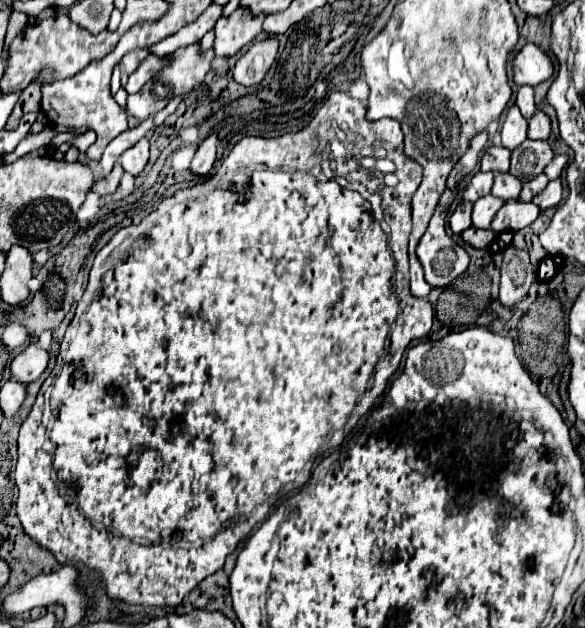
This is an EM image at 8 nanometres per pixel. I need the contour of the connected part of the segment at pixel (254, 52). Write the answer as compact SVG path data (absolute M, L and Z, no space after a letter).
M265 38L261 42L255 42L235 64L233 78L239 82L241 74L241 86L257 86L267 70L271 68L273 60L277 54L277 40L275 38Z

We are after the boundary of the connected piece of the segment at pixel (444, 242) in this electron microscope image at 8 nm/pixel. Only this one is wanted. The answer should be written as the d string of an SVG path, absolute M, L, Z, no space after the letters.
M437 206L425 234L417 244L417 258L425 270L425 280L433 288L449 286L469 266L469 254L445 232L447 208Z

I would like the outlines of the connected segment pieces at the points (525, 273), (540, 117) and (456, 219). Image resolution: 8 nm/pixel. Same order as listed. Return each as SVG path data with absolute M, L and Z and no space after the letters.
M513 244L503 252L501 264L501 284L499 284L499 300L503 306L515 306L523 300L535 280L535 266L529 262L529 254L525 250L515 248Z
M537 110L531 118L529 118L529 130L527 130L527 138L531 140L547 140L551 132L551 120L547 118L547 114L543 114L541 110Z
M461 200L461 202L457 204L457 208L453 210L453 214L451 214L451 218L449 218L449 226L451 226L451 230L453 230L455 234L461 234L467 226L471 226L471 208L473 208L471 202Z

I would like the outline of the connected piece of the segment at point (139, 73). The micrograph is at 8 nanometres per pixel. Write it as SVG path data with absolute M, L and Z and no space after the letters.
M149 54L149 56L141 62L141 66L129 76L127 84L123 86L123 88L127 90L127 94L135 94L135 92L139 92L139 88L141 88L145 82L149 82L149 80L155 76L155 72L157 72L163 64L165 64L163 58L157 58L157 56Z

